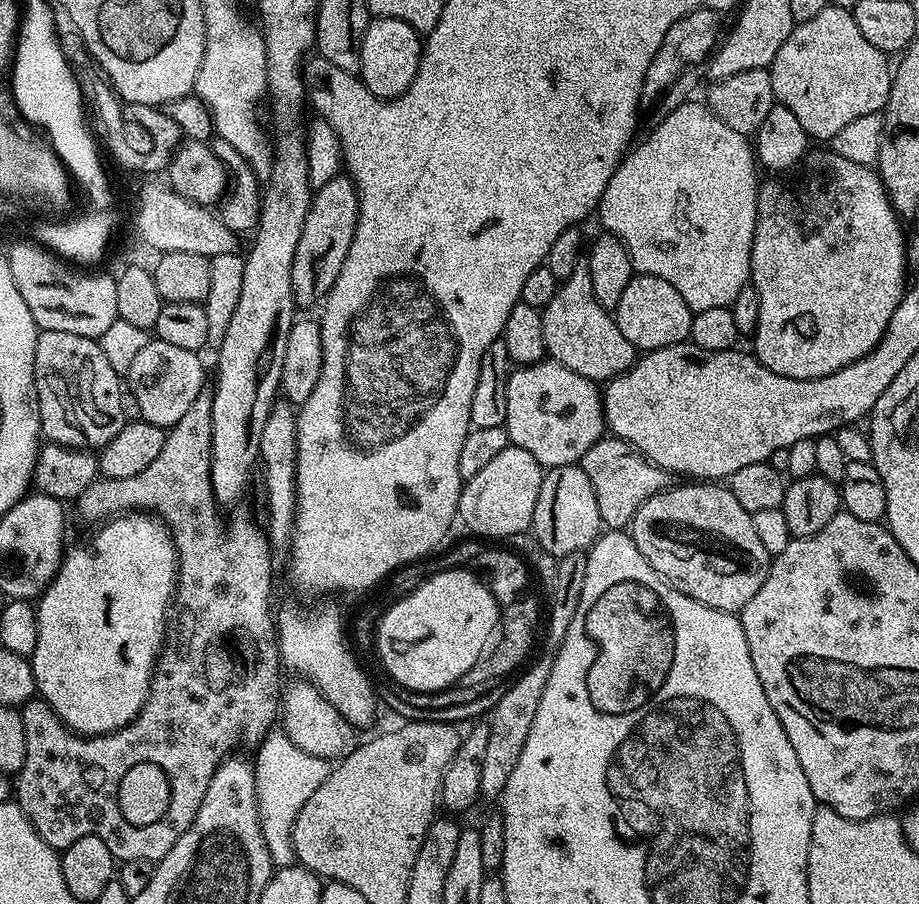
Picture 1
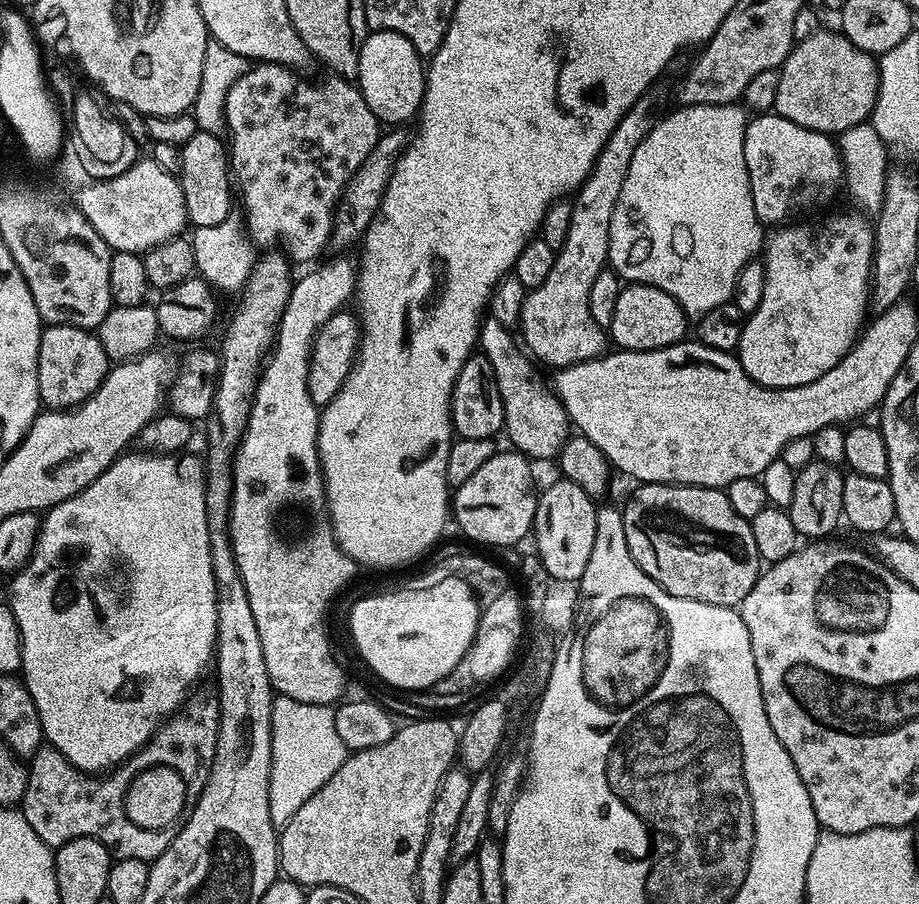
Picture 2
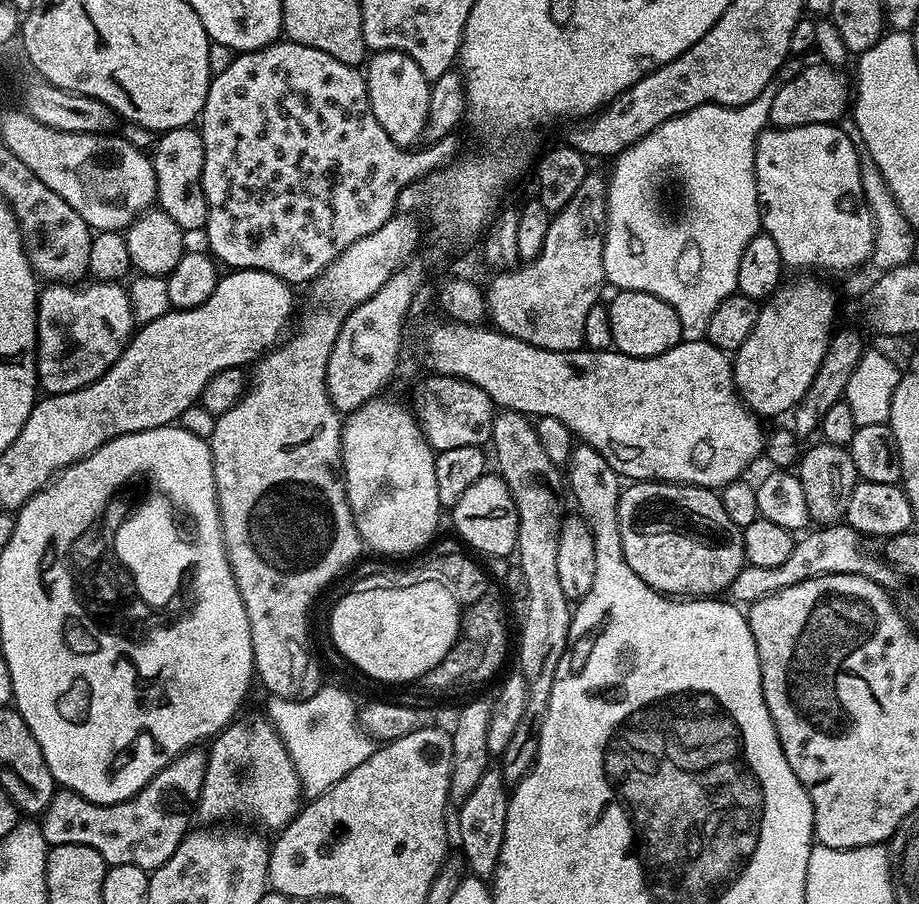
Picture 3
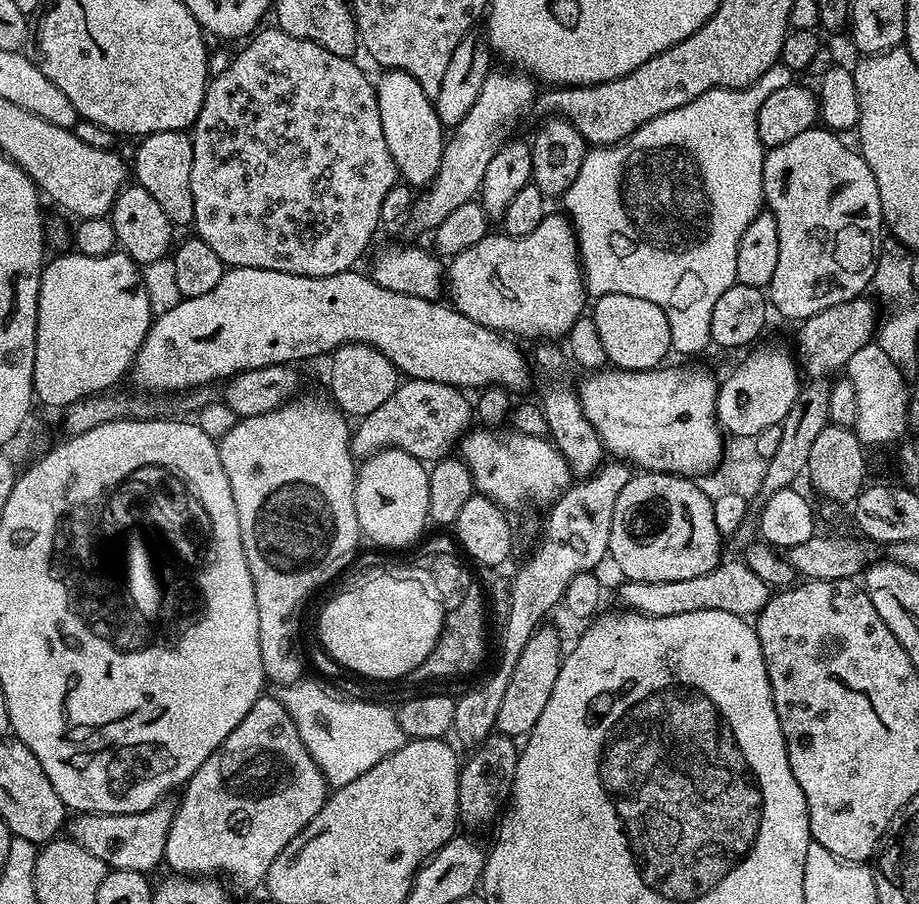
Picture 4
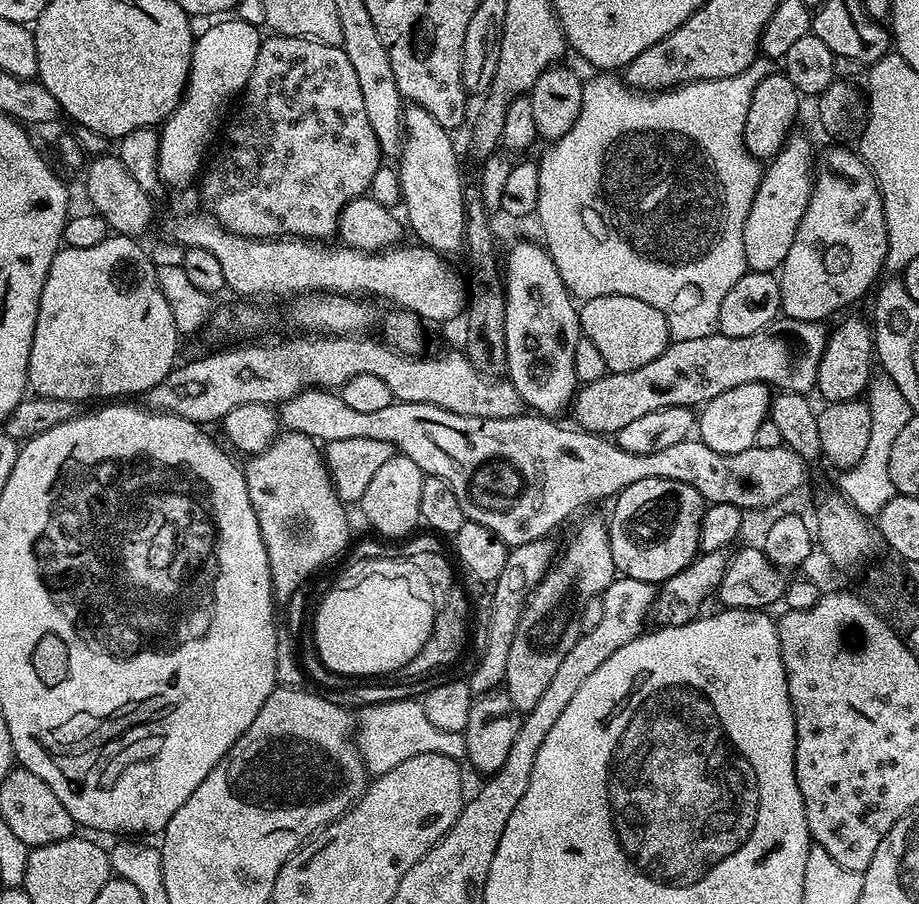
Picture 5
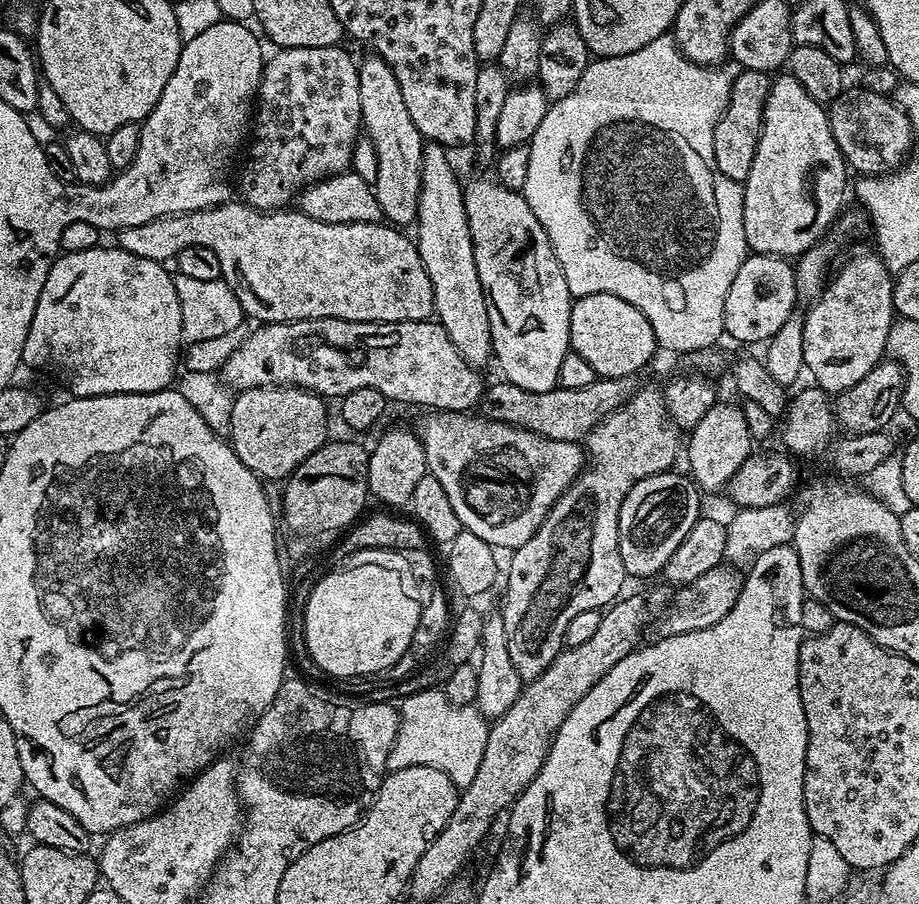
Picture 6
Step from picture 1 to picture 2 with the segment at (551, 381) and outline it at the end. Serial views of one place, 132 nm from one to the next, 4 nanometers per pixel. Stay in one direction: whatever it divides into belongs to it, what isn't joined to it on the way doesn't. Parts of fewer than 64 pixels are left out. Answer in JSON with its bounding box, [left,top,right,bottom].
[479,318,570,461]

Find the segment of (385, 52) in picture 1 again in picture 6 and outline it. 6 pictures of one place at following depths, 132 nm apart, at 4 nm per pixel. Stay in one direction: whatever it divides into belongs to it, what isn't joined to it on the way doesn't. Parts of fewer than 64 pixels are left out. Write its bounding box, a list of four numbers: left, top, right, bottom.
[414,143,493,366]

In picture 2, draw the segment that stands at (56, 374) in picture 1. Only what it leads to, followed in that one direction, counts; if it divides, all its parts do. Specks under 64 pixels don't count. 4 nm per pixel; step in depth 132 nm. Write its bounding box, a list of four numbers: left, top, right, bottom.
[38,324,110,409]

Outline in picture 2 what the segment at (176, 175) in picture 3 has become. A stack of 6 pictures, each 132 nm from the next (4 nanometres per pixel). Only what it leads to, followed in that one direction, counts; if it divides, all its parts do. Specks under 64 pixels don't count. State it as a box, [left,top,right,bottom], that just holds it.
[178,130,234,229]

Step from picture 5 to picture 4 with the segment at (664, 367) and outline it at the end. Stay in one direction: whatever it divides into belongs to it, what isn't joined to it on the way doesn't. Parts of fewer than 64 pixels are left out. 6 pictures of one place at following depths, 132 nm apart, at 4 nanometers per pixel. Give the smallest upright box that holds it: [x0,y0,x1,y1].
[794,298,878,378]

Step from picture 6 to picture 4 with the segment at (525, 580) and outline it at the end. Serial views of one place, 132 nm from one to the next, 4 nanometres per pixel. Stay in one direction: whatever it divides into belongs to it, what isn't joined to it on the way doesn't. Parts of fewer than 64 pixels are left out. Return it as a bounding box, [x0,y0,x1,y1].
[496,627,562,737]

